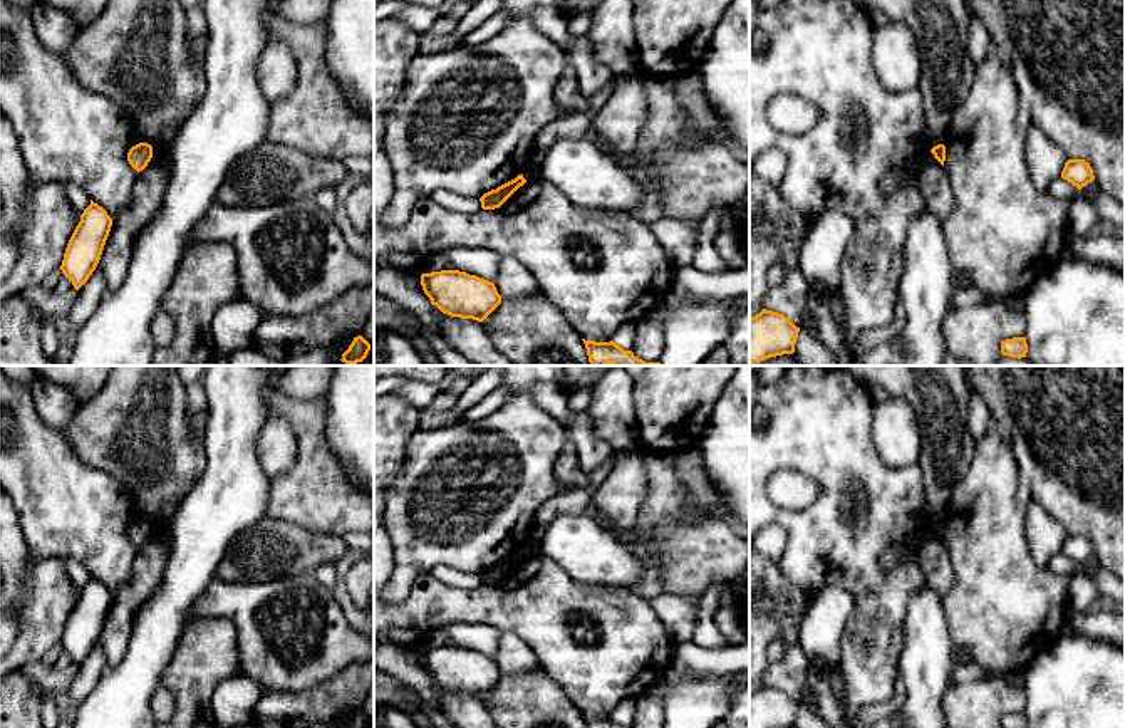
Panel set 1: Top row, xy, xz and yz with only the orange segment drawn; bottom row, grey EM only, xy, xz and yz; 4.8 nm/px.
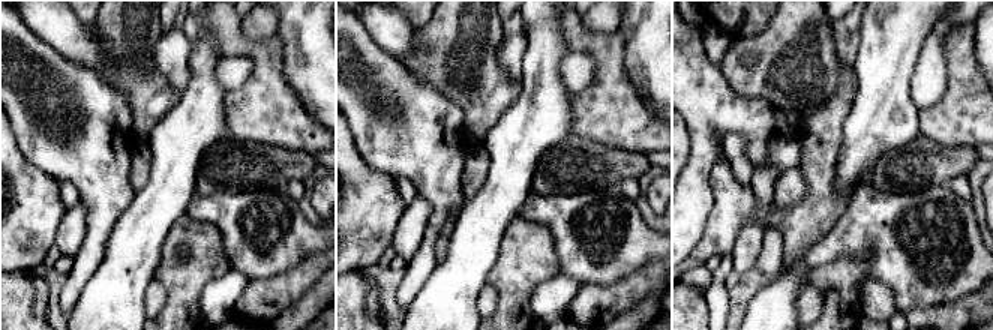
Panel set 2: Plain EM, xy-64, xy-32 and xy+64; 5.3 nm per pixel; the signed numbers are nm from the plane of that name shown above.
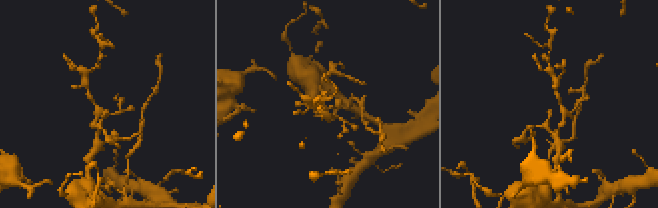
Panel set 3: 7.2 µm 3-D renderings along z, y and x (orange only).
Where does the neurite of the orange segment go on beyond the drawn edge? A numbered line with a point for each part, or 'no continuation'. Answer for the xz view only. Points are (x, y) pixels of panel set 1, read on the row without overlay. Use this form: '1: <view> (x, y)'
no continuation

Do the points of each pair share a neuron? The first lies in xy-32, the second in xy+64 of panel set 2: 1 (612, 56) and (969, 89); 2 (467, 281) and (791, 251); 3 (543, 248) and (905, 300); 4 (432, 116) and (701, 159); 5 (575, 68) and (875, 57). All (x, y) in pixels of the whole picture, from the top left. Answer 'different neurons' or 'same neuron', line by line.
1: same neuron
2: different neurons
3: different neurons
4: same neuron
5: different neurons

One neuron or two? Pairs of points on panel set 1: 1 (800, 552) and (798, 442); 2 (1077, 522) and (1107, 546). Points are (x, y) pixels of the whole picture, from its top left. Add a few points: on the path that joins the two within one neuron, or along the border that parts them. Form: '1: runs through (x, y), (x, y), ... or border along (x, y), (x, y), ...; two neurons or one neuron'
1: runs through (827, 525), (829, 472), (825, 468); one neuron
2: runs through (1083, 522), (1100, 539); one neuron

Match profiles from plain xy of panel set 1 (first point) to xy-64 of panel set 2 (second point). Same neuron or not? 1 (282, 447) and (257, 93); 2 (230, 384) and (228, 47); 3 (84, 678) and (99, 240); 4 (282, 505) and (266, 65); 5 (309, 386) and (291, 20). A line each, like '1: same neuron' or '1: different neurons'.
1: different neurons
2: different neurons
3: same neuron
4: same neuron
5: different neurons

